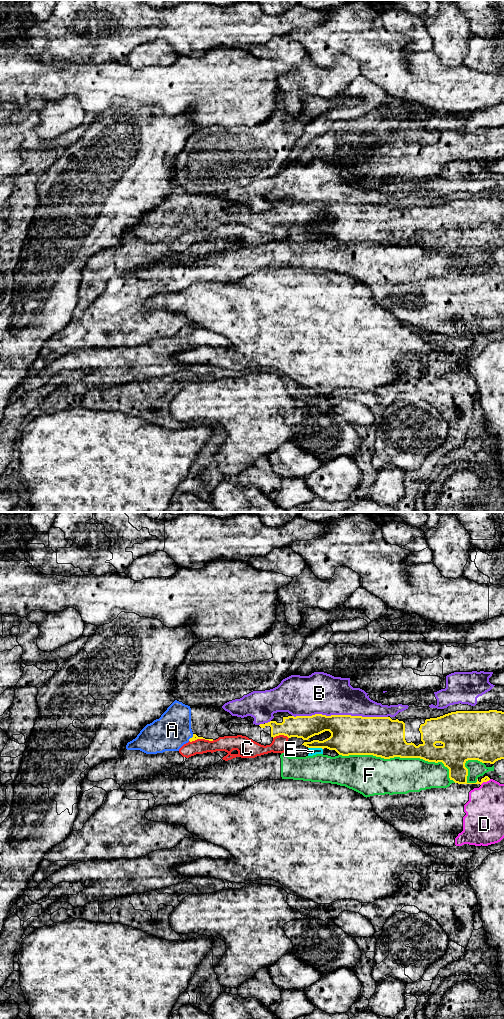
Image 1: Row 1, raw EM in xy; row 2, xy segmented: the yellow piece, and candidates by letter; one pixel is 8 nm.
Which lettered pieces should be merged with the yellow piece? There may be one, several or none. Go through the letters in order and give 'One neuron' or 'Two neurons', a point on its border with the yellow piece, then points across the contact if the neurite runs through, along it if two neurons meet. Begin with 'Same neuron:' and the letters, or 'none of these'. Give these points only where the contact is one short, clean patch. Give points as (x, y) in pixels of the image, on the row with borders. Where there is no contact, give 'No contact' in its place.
Same neuron: A
A: One neuron. Touches yellow at xy (192, 737). Path across: xy (195, 737), (192, 737), (172, 730)
B: Two neurons. Touches yellow at xy (340, 715)
C: Two neurons. Touches yellow at xy (201, 738)
D: Two neurons. Touches yellow at xy (485, 781)
E: Two neurons. Touches yellow at xy (315, 747). Boundary: xy (308, 747), (320, 747), (322, 749)
F: Two neurons. Touches yellow at xy (401, 757)

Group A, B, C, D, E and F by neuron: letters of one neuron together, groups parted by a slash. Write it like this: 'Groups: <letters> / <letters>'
Groups: A / B / C E / D F

